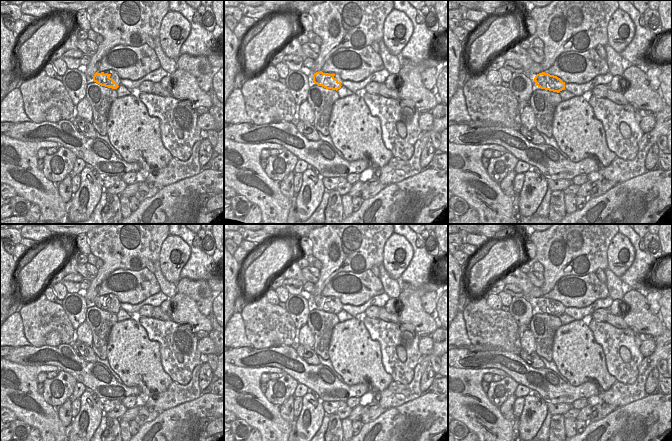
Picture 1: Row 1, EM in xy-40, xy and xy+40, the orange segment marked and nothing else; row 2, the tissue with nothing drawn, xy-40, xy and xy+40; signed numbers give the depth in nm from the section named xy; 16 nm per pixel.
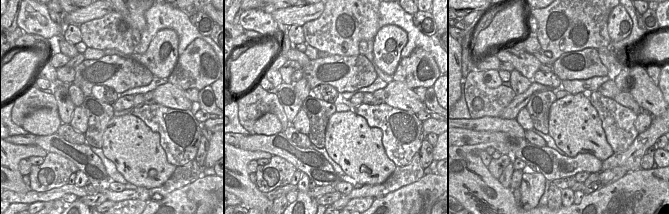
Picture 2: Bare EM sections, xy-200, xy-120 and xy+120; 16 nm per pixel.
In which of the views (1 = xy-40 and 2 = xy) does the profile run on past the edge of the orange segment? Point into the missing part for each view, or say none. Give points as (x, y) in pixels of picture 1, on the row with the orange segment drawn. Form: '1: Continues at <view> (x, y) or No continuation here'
1: Continues at xy-40 (95, 86)
2: Continues at xy (318, 88).

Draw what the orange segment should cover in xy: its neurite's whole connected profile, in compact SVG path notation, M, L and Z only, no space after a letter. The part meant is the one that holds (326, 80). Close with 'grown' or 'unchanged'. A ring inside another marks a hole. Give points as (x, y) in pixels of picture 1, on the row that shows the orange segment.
M322 71L316 72L313 75L313 86L316 87L315 94L320 90L332 89L338 90L341 88L341 82L339 82L335 77L335 74L323 73Z; grown

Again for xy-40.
M96 72L93 76L93 80L88 83L88 85L92 87L91 95L93 95L96 90L100 89L117 89L119 86L110 76L111 74L105 74L104 72Z; grown

